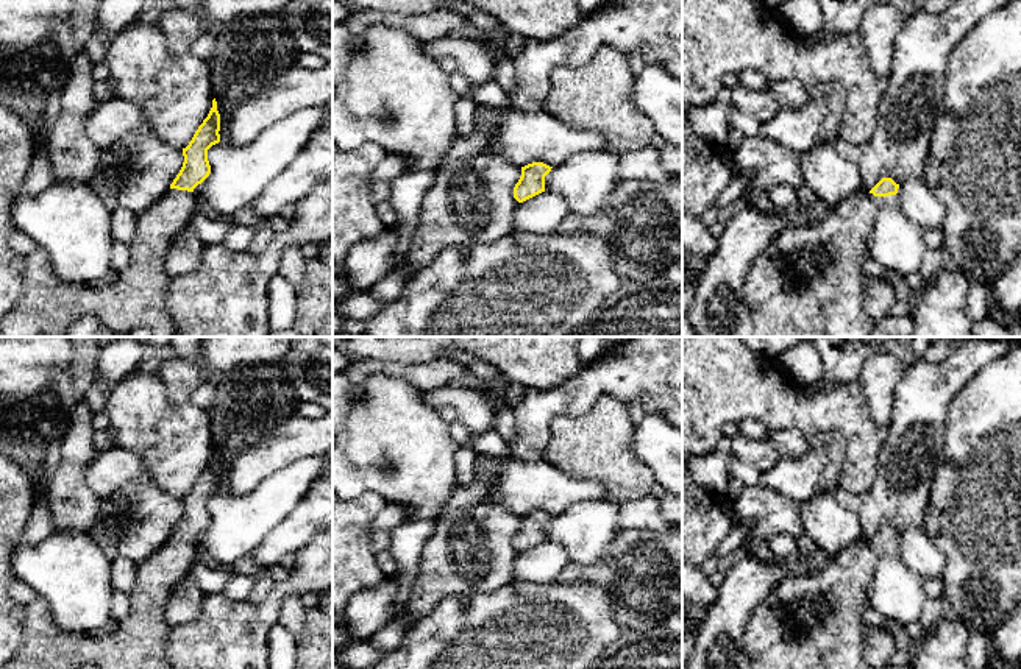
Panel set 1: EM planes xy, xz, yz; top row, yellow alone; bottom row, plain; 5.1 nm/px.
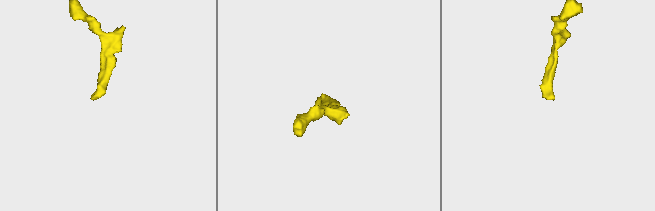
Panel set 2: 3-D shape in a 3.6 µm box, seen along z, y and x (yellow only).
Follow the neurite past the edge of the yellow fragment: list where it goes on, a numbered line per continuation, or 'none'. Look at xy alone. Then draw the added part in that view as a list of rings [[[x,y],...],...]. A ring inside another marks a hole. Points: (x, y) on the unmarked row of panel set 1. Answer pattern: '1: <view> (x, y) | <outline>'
1: xy (141, 641) | [[[169,538],[161,549],[137,565],[136,582],[130,594],[130,614],[123,621],[95,632],[61,630],[53,621],[47,602],[36,597],[25,607],[23,644],[2,669],[80,669],[84,664],[92,664],[97,669],[173,669],[167,661],[170,624],[165,610],[173,596],[173,588],[189,574],[189,568],[195,560],[192,541]]]

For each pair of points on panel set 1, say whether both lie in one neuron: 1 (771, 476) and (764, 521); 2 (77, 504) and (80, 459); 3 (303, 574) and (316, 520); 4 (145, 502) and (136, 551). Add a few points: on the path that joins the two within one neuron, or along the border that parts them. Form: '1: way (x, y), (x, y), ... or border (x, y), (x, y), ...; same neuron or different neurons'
1: border (761, 484), (793, 498), (800, 504); different neurons
2: way (77, 493), (77, 470); same neuron
3: border (316, 532), (286, 560); different neurons
4: way (145, 515), (145, 523), (136, 532), (136, 538); same neuron

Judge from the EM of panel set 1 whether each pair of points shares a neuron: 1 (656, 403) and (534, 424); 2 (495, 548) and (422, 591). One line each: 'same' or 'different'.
1: same
2: same

